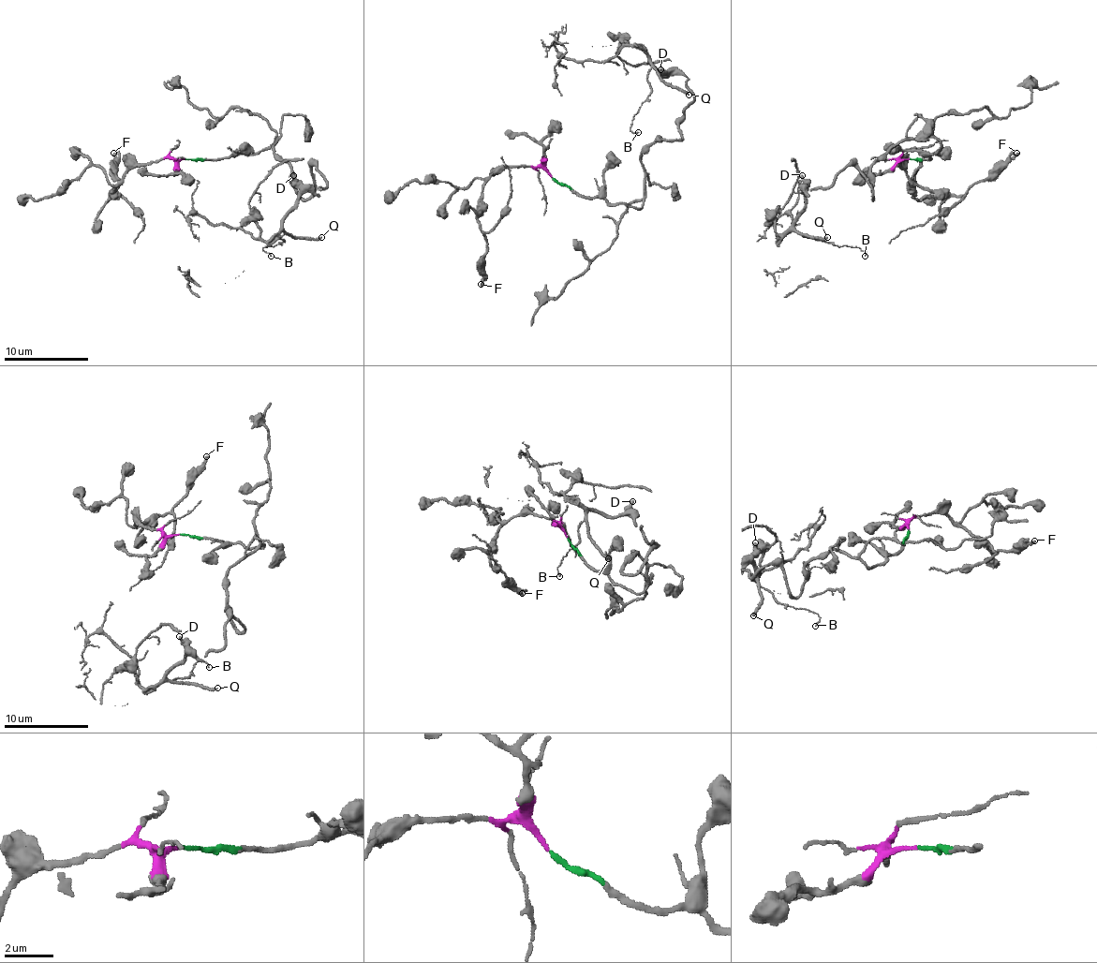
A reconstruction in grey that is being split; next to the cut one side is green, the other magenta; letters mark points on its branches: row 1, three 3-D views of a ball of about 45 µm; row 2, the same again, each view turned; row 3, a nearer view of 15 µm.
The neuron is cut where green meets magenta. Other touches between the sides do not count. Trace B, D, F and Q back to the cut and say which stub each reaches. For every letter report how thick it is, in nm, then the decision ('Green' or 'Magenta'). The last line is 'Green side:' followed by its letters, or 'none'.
B: Thickness 100 nm. Green
D: Thickness 280 nm. Green
F: Thickness 260 nm. Magenta
Q: Thickness 220 nm. Green
Green side: B, D, Q

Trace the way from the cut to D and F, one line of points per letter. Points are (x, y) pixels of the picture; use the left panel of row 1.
D: (185, 158), (259, 155), (278, 138), (292, 188), (307, 199), (314, 165), (326, 182), (319, 194), (292, 175)
F: (184, 158), (137, 163), (116, 185), (111, 197), (118, 182), (114, 152)

